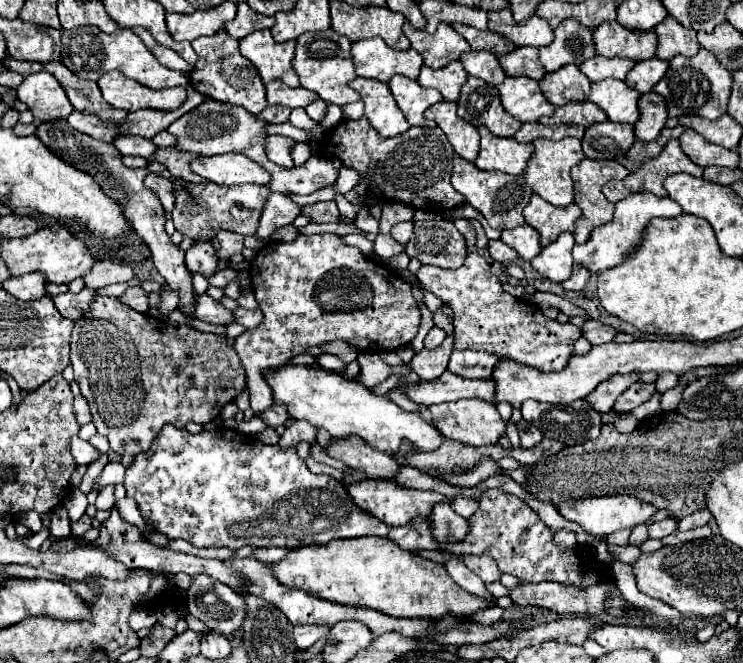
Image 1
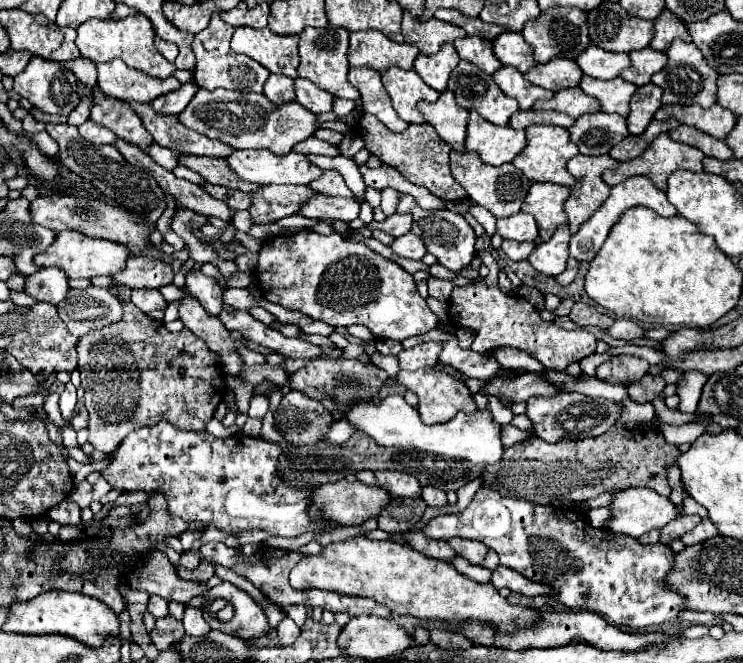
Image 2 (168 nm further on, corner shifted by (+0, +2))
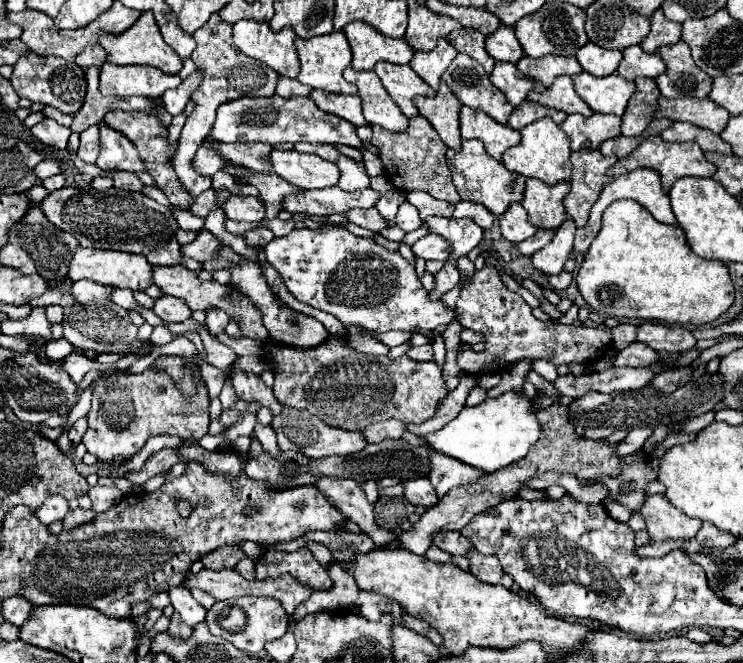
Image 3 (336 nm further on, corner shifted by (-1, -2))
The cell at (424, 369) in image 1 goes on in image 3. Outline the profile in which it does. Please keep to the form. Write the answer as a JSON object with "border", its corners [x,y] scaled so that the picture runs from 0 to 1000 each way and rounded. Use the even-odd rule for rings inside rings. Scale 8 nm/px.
{"border":[[[577,519],[559,522],[559,525],[550,525],[548,537],[556,540],[556,543],[564,543],[564,546],[577,546],[577,543],[583,543],[583,528],[580,528]]]}

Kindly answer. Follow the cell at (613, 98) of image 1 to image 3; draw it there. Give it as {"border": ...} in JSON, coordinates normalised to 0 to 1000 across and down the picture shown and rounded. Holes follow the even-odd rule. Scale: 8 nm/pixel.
{"border":[[[782,109],[771,115],[771,127],[777,142],[793,157],[798,169],[828,175],[836,175],[841,169],[841,160],[855,139],[855,124],[847,124],[828,109],[814,118]]]}

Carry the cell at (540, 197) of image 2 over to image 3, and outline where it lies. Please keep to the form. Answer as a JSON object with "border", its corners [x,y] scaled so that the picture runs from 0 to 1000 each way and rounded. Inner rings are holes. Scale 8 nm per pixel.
{"border":[[[709,271],[704,290],[704,314],[712,323],[712,335],[723,344],[752,344],[763,326],[758,314],[758,299],[766,290],[766,275],[750,275],[739,281],[728,271]]]}

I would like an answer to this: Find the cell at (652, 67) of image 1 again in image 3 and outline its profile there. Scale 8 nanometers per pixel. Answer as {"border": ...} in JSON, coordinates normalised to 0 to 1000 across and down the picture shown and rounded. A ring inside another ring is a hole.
{"border":[[[847,69],[838,75],[838,90],[833,94],[830,109],[844,121],[855,121],[860,115],[884,118],[895,109],[895,94],[884,78],[871,81],[863,75],[863,69]]]}

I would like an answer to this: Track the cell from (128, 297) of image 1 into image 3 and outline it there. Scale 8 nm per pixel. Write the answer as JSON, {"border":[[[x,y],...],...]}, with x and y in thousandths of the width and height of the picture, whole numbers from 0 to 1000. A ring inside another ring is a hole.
{"border":[[[219,446],[214,452],[209,452],[206,471],[217,480],[217,483],[227,483],[227,486],[246,486],[257,480],[257,465],[249,459],[249,452],[238,452],[236,446]]]}

